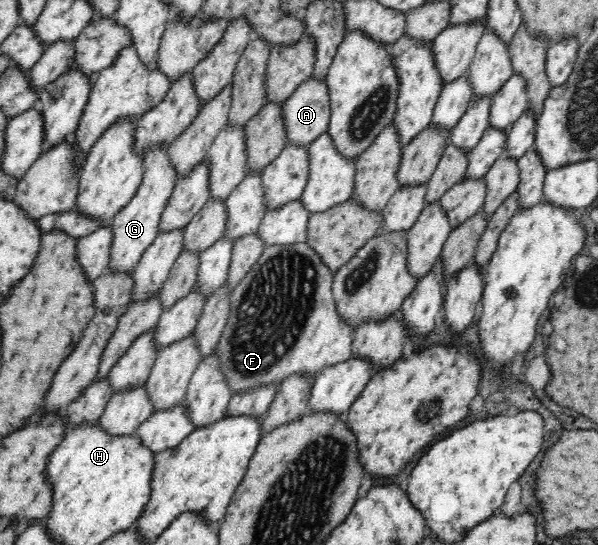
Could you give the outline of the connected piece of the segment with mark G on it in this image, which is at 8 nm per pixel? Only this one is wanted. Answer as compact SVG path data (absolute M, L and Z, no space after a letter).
M161 147L146 154L143 164L145 172L141 184L129 204L121 209L120 213L116 214L112 222L113 240L107 269L107 272L111 274L132 276L135 267L141 262L143 253L149 248L150 244L153 244L159 233L162 212L169 202L177 181L177 173L175 173L173 165L169 163L167 150L167 147Z

